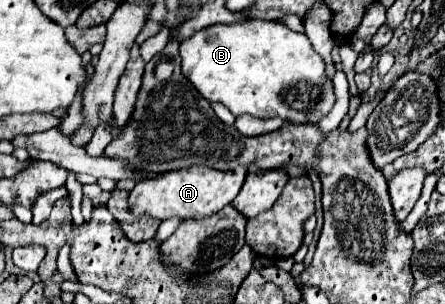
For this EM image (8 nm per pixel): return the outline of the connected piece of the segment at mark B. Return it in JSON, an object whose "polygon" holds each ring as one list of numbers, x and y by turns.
{"polygon":[[241,21,241,23,227,23,227,25,209,25,197,33,193,33,189,39,183,39,179,45,179,55,181,55,181,71,183,75,193,83,193,87,207,99,213,103,223,103,235,117,239,115,253,115,253,117,261,117,261,119,271,119,271,117,283,117,291,123,319,123,319,119,323,115,327,115,335,103,335,93,333,93,333,83,325,77,325,63,321,59,321,55,315,53,315,49,311,47,307,35,303,33,295,33,291,31,287,25,283,23,267,23,267,21]]}

